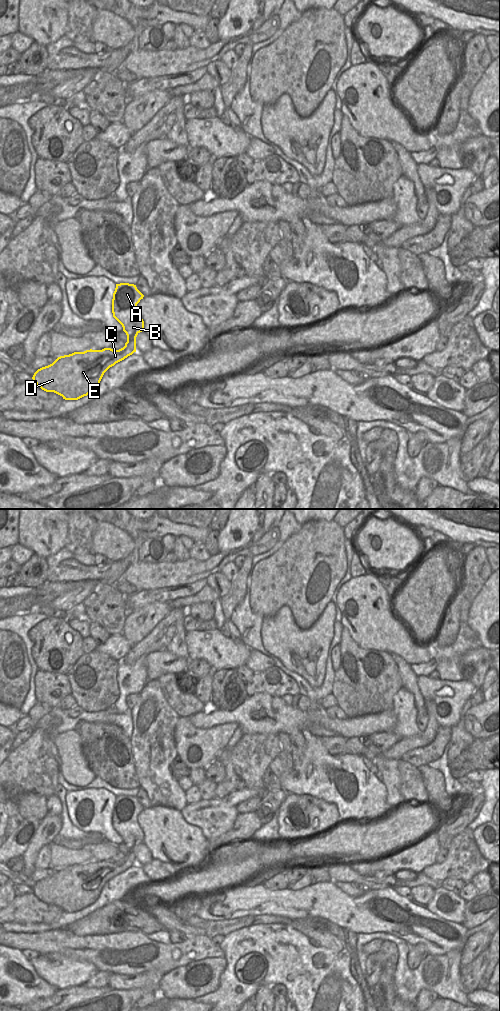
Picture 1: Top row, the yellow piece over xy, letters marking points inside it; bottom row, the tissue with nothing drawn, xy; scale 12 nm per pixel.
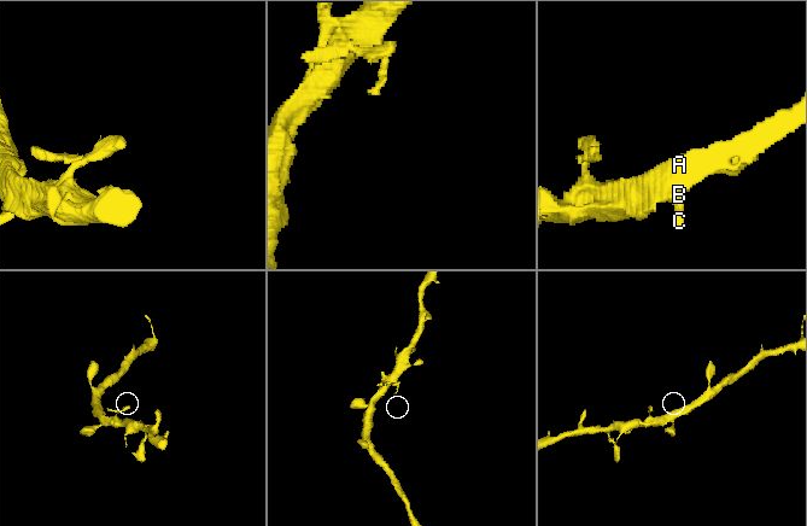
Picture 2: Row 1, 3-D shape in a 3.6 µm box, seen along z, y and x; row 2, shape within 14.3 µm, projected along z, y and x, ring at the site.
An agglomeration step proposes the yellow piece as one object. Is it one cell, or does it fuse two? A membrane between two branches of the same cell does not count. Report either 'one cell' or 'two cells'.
one cell

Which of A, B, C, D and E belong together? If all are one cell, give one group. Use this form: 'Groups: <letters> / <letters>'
Groups: A B C D E.

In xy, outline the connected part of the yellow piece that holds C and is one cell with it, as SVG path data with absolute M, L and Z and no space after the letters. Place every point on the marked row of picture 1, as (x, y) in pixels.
M116 284L112 313L127 335L125 346L119 350L90 349L60 356L52 364L34 373L32 379L36 385L46 392L62 396L65 400L78 400L95 391L110 367L136 352L136 337L144 329L137 304L143 297L134 284Z

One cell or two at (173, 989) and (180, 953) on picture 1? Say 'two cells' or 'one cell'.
two cells

